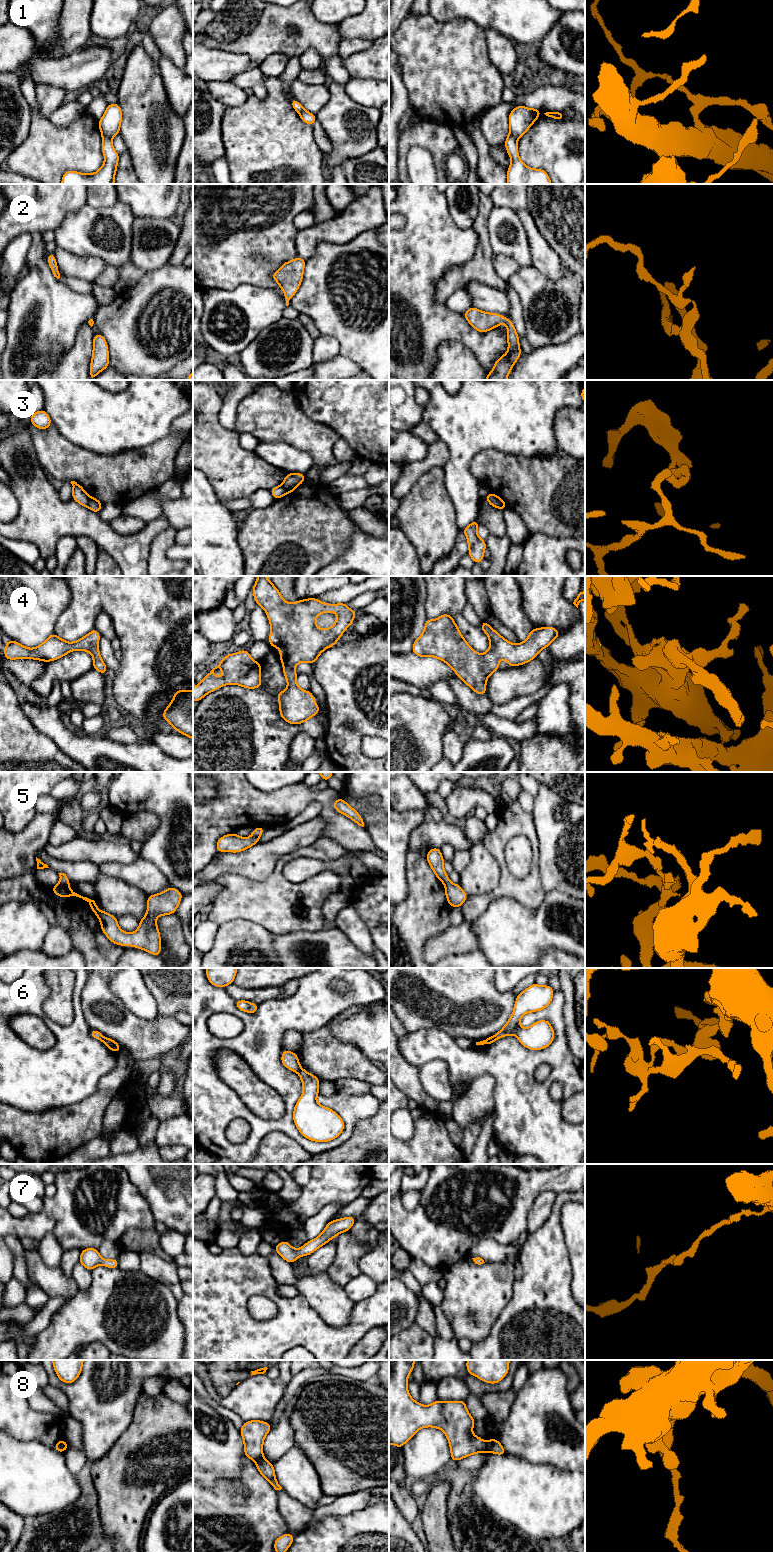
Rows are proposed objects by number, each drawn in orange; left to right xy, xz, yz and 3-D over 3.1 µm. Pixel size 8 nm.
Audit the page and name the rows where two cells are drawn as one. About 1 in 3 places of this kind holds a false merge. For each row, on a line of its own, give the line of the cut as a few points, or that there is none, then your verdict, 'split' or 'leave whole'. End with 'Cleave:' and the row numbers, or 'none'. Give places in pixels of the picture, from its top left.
1: cut xy (101, 132), (111, 140); split
2: cut none; leave whole
3: cut yz (495, 495), (500, 507); split
4: cut none; leave whole
5: cut none; leave whole
6: cut xz (301, 1069), (298, 1073); split
7: cut none; leave whole
8: cut yz (485, 1442), (487, 1450); split
Cleave: 1, 3, 6, 8

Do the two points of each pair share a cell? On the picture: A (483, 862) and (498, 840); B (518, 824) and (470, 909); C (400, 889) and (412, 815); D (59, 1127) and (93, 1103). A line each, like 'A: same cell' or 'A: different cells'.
A: different cells
B: same cell
C: same cell
D: same cell

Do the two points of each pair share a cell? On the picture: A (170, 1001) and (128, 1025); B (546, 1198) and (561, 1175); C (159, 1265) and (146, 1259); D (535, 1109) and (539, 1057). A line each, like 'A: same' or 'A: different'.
A: different
B: different
C: same
D: same

